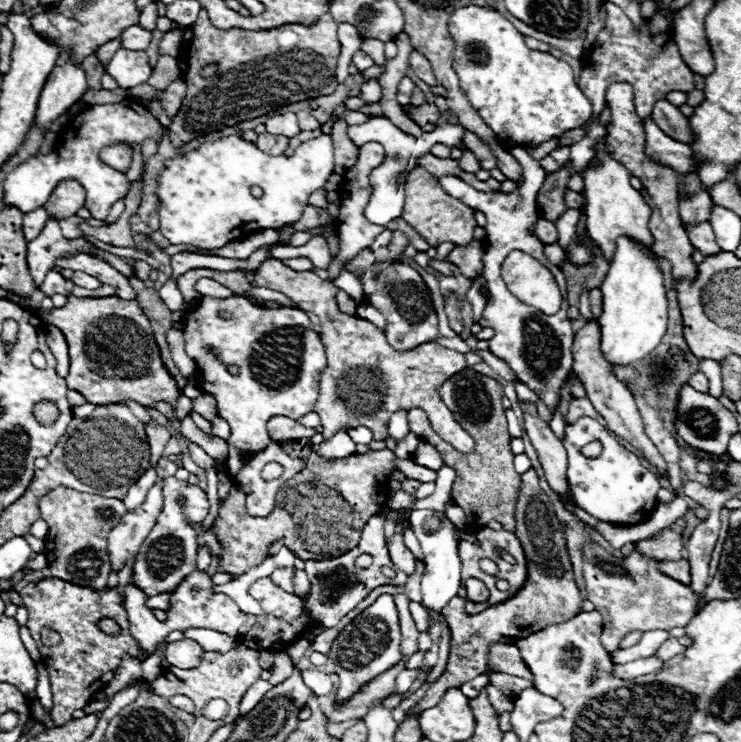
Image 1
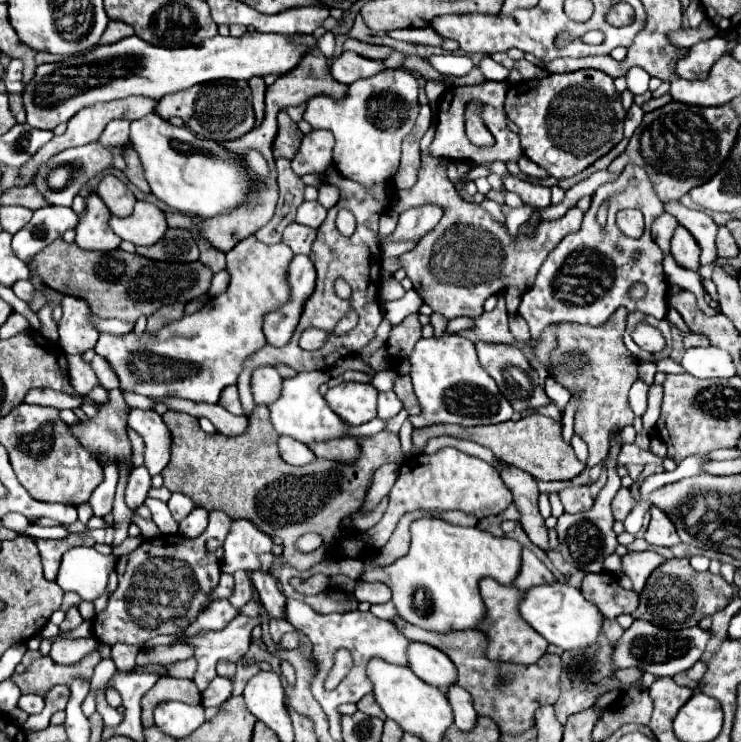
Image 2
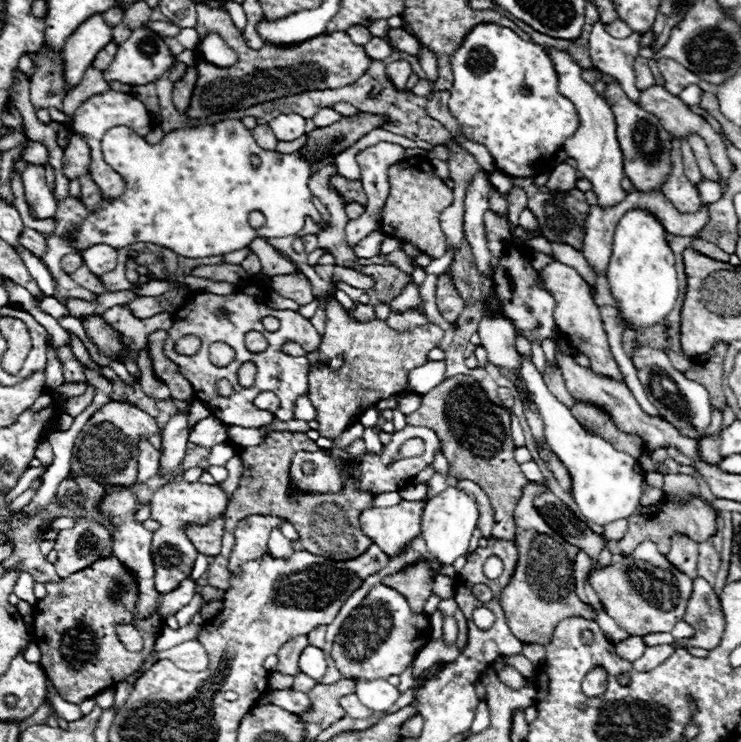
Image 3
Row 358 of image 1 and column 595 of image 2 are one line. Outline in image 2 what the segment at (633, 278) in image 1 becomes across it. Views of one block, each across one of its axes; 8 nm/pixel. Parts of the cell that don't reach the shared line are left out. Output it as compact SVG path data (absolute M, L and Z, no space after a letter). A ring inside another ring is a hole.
M554 582L554 584L534 586L532 590L526 590L518 610L520 610L520 616L540 636L544 636L550 644L560 646L562 650L586 648L594 644L604 622L604 616L600 616L598 608L592 602L588 602L580 590L572 588L566 582Z

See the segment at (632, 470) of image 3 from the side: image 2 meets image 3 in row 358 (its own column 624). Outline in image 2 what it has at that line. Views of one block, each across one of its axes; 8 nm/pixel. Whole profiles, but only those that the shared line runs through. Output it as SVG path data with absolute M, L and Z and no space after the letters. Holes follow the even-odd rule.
M640 502L638 506L632 508L632 512L628 514L628 518L624 520L624 530L630 532L630 534L636 534L640 528L642 528L642 518L644 518L644 512L648 510L648 502Z

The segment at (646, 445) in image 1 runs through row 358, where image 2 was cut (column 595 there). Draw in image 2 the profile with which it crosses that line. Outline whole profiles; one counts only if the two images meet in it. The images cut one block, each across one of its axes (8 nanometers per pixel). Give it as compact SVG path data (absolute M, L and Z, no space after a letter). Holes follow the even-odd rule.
M586 574L582 582L582 594L594 606L598 606L604 618L616 618L620 614L632 614L638 606L638 594L624 590L614 574Z

